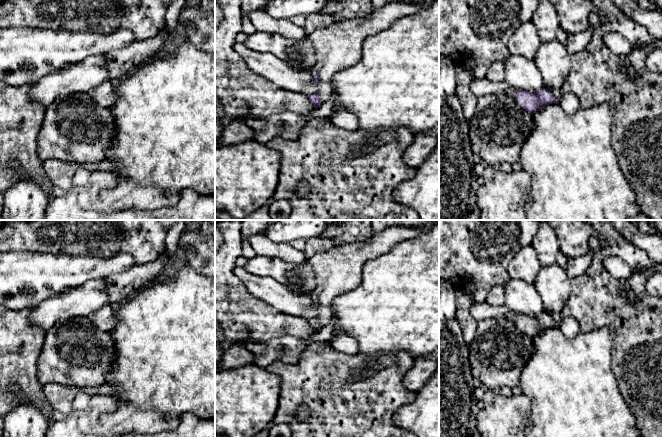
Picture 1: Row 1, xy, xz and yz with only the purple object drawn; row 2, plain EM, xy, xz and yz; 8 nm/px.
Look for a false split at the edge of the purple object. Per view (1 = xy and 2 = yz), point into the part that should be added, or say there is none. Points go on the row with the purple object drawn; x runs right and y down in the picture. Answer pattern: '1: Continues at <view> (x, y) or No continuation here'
1: No continuation here
2: Continues at yz (480, 87)

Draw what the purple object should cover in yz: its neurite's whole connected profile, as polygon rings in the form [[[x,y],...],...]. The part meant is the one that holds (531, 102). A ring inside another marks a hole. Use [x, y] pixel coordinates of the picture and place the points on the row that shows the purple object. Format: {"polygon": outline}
{"polygon": [[[473,78],[470,88],[477,97],[504,92],[517,100],[519,106],[531,114],[534,114],[546,105],[558,102],[553,93],[544,87],[536,93],[531,93],[512,88],[505,81],[491,82],[487,78]]]}

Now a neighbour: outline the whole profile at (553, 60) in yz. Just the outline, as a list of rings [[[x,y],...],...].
[[[557,38],[542,42],[533,59],[539,69],[544,88],[561,89],[571,70],[571,55]]]

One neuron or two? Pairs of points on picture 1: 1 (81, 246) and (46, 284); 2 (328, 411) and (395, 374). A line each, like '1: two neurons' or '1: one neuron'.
1: two neurons
2: one neuron

